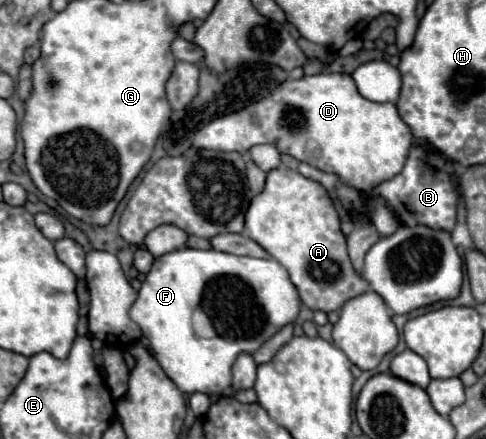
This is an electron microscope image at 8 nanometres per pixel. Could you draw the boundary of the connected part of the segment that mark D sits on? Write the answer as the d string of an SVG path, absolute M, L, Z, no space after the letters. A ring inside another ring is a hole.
M320 73L320 75L304 75L302 79L286 79L282 85L278 85L278 87L276 87L268 97L264 97L262 101L258 101L258 103L254 103L254 105L248 105L246 109L242 109L242 111L238 111L238 113L230 113L230 115L226 115L226 117L220 117L220 119L210 121L210 123L204 125L200 131L196 131L196 135L194 135L194 139L192 139L192 147L196 147L196 149L238 151L238 153L246 153L250 147L260 145L260 143L270 143L270 145L276 143L278 149L286 149L286 151L282 151L282 153L288 153L288 155L296 157L298 161L306 161L306 163L318 167L318 169L324 171L324 173L334 173L342 183L346 183L346 185L350 185L350 187L354 187L354 189L358 189L358 191L372 191L374 187L378 187L380 183L392 179L394 175L398 175L398 173L402 171L402 167L404 167L404 163L406 163L406 157L408 157L408 151L410 151L410 147L412 147L412 143L414 143L414 137L412 137L410 127L400 119L400 113L398 113L398 109L396 109L394 103L374 103L374 101L368 101L366 97L362 97L362 95L358 93L356 83L354 83L354 79L352 79L350 75L344 75L344 73L322 75L322 73Z

